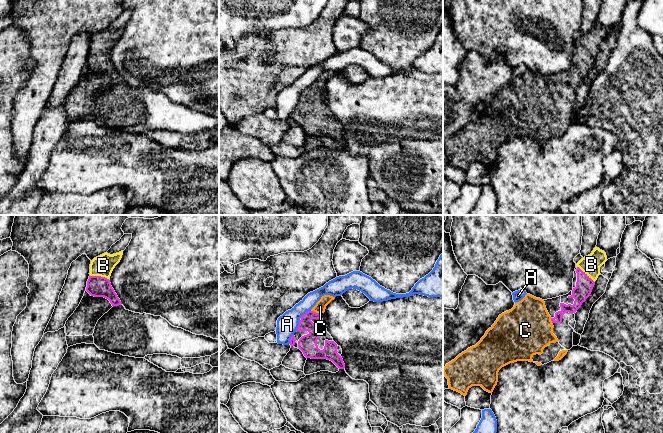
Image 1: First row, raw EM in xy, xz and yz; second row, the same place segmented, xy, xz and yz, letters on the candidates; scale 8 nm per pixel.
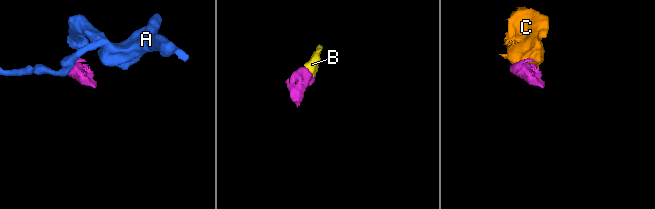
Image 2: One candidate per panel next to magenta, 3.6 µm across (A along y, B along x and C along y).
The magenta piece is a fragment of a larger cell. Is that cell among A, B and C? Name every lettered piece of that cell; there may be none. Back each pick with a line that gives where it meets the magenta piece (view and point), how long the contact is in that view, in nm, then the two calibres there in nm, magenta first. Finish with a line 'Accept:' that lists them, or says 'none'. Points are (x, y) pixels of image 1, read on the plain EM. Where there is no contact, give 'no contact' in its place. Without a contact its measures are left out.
B: yz (586, 50) | 190 nm | 140/150 nm
C: xz (315, 88) | 90 nm | 130/90 nm
Accept: B, C

